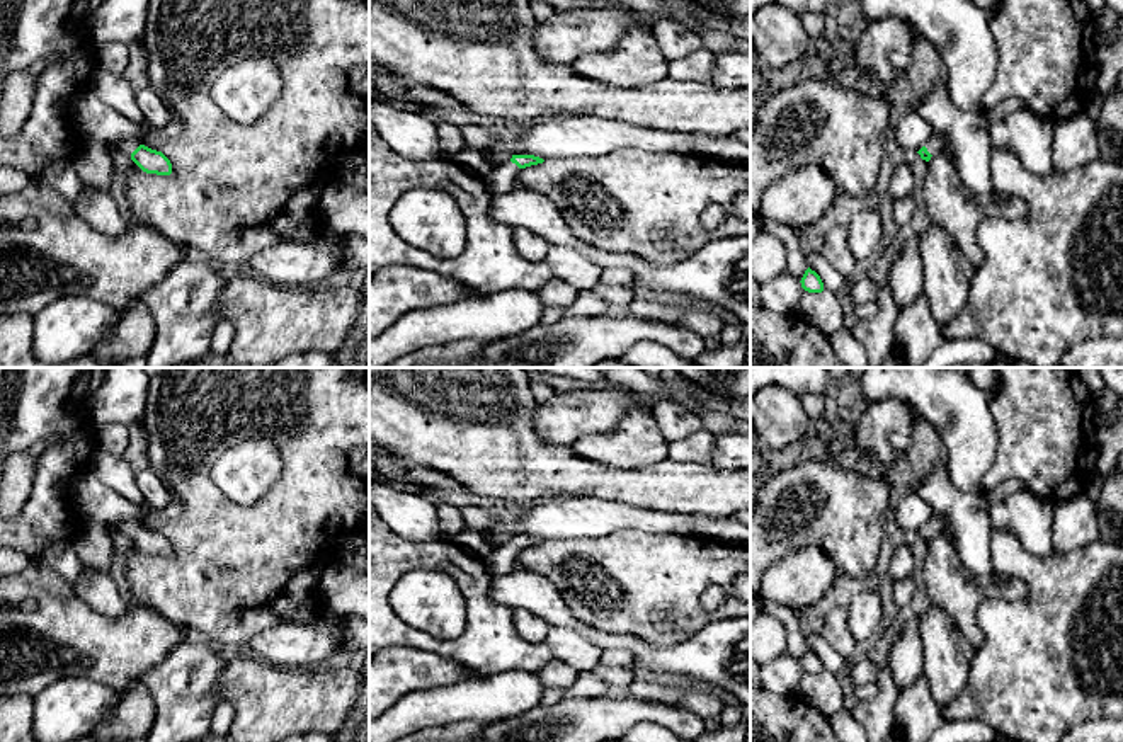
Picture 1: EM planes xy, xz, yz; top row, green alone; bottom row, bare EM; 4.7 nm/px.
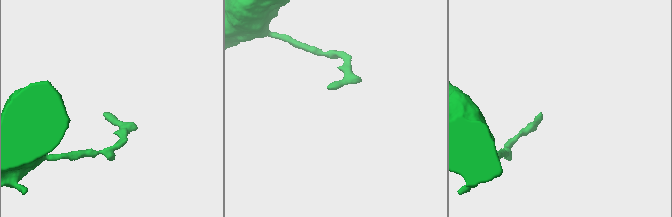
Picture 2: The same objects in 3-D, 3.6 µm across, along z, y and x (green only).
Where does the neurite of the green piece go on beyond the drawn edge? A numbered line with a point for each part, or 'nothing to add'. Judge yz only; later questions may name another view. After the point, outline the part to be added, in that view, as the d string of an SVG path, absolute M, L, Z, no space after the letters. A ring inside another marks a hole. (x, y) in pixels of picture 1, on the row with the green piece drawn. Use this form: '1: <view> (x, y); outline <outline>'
1: yz (938, 143); outline M932 133L932 136L926 143L926 148L931 155L938 155L938 153L951 155L951 150L944 134Z

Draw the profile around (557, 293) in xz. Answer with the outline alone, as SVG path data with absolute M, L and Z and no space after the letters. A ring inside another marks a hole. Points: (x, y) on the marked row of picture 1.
M556 277L538 291L544 306L562 308L568 308L577 300L579 293L577 288Z

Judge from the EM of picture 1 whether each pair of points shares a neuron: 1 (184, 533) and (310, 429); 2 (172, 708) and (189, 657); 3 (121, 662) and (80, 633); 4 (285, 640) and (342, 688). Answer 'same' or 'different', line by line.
1: same
2: same
3: same
4: different

